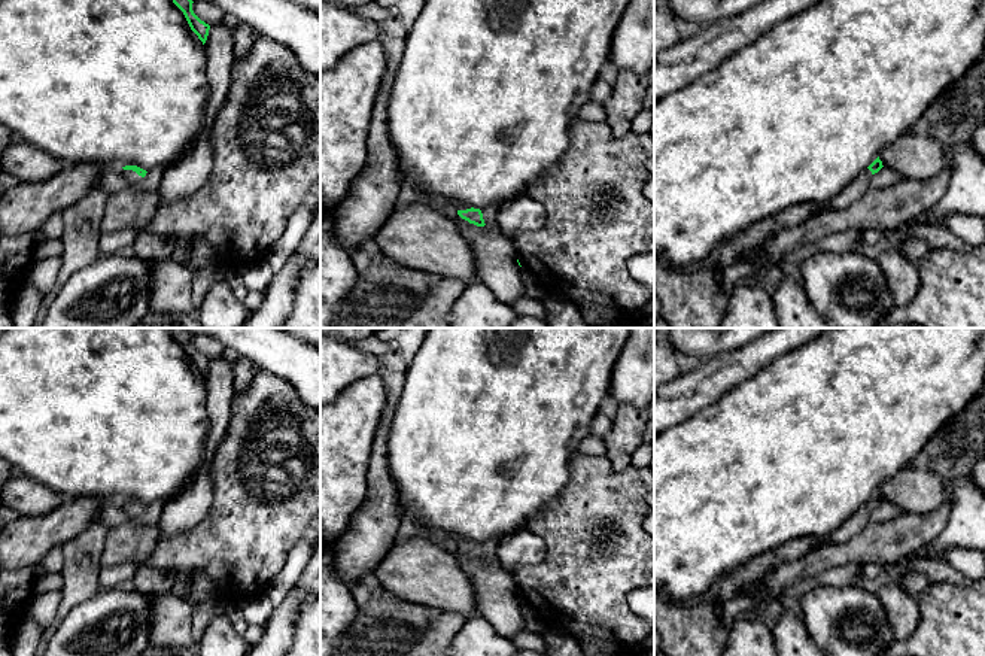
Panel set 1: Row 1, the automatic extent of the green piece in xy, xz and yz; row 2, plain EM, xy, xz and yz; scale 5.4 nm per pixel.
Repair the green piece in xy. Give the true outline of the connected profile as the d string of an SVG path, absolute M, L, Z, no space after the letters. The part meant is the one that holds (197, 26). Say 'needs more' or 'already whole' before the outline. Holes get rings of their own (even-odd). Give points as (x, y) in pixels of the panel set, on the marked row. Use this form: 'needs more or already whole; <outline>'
already whole; M173 0L173 3L183 12L191 30L198 36L203 45L207 40L210 25L201 21L192 10L192 0Z

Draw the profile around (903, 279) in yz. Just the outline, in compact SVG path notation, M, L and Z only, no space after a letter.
M885 250L878 258L896 306L909 303L921 286L918 262L909 261L900 250Z

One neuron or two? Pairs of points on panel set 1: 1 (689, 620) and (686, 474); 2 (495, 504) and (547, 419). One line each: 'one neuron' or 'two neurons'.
1: two neurons
2: one neuron

